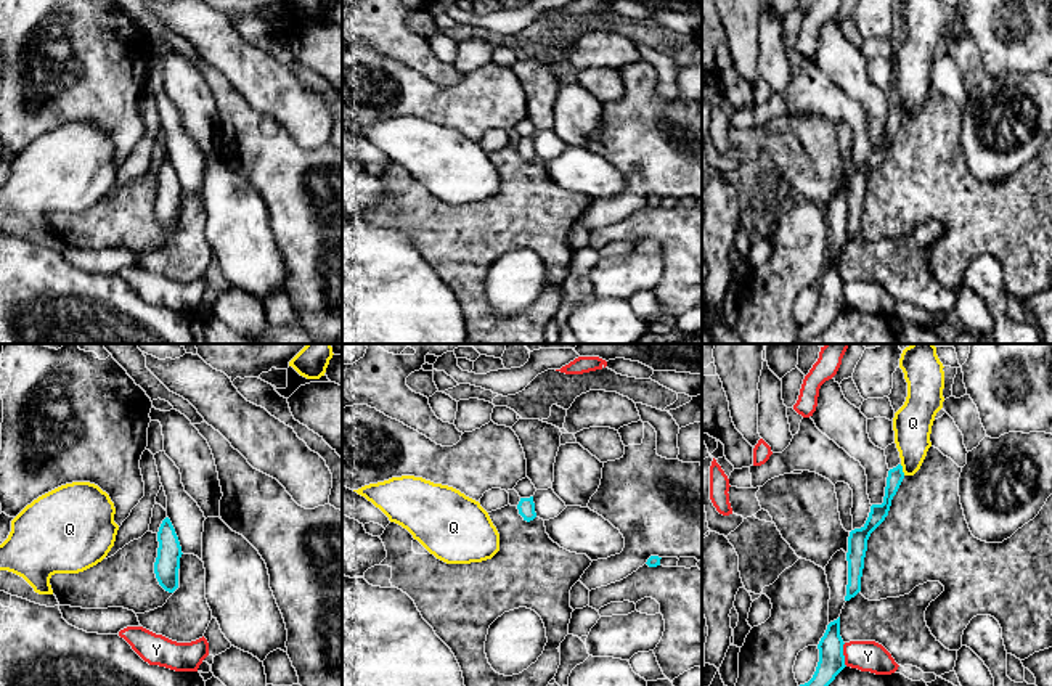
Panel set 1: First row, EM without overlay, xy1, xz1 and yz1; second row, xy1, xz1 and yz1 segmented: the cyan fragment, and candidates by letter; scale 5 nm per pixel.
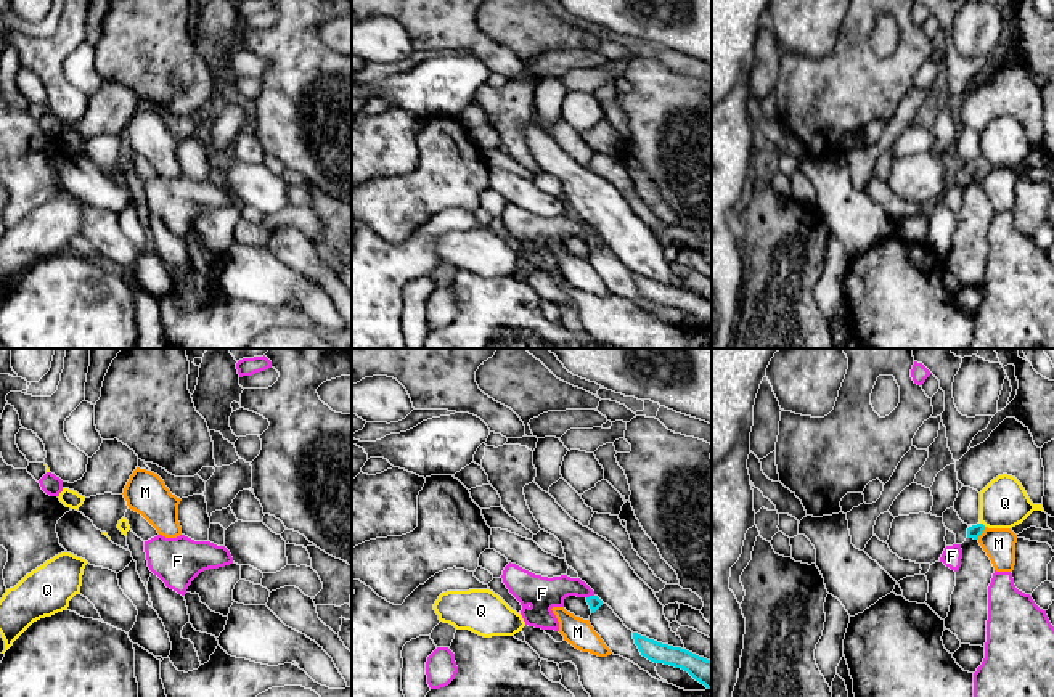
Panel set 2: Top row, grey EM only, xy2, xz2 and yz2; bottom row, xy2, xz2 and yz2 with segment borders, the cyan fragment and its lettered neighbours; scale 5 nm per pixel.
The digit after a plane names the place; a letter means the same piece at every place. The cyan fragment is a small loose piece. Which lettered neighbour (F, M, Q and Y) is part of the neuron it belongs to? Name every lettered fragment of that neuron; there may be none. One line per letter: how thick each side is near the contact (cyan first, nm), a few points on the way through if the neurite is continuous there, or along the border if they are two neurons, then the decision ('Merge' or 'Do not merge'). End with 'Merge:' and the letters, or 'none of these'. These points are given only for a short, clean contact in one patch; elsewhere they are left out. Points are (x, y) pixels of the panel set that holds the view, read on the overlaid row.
F: Thickness 70 nm (cyan) against 170 nm. Path across: xz2 (595, 603), (590, 596), (582, 590), (542, 593). Merge
M: Thickness 70 nm (cyan) against 160 nm. Boundary: yz2 (985, 527), (977, 538). Do not merge
Q: Thickness 80 nm (cyan) against 190 nm. Do not merge
Y: Thickness 130 nm (cyan) against 160 nm. Do not merge
Merge: F

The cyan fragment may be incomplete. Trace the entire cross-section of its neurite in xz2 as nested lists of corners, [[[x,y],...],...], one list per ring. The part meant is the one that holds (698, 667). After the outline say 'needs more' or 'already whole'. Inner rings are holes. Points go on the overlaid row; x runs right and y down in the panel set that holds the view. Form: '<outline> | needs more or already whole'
[[[633,633],[633,639],[641,655],[648,660],[681,668],[707,689],[712,689],[712,660],[699,657],[681,647],[657,642],[638,633]]] | already whole

